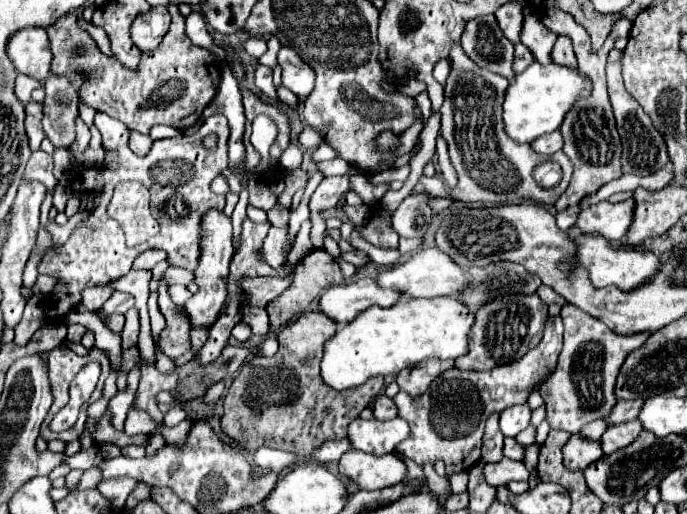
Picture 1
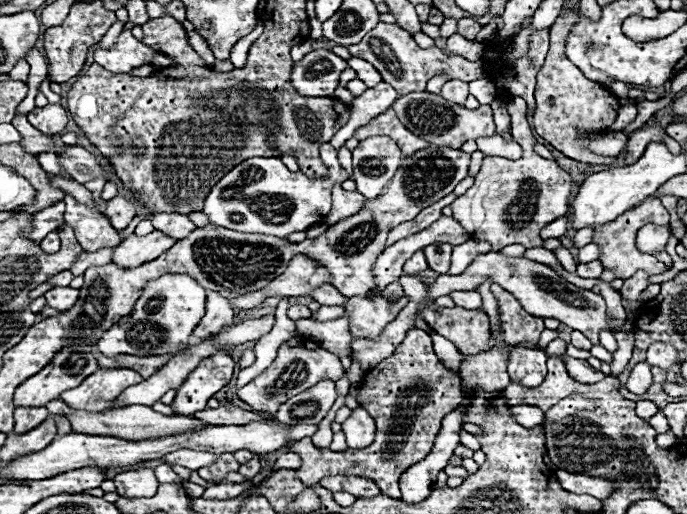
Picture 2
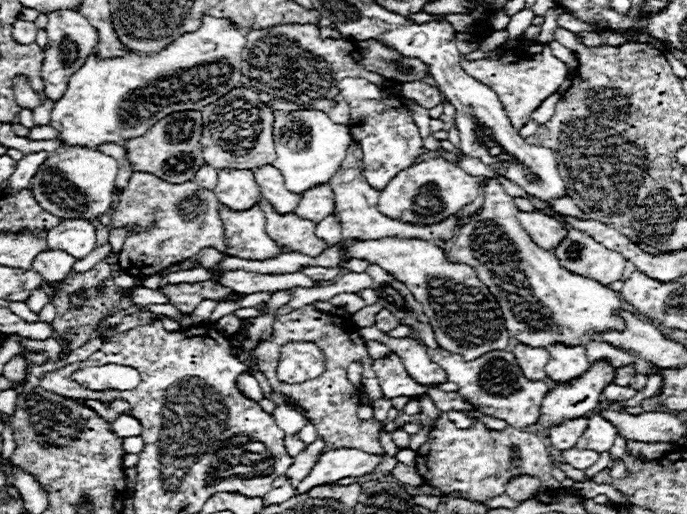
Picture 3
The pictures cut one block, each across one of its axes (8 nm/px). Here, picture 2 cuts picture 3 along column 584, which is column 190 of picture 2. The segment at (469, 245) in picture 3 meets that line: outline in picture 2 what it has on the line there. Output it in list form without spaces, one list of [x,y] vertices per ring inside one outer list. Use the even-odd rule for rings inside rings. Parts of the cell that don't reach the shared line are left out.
[[[164,274],[148,282],[130,318],[124,316],[116,326],[104,332],[104,336],[98,340],[98,350],[110,358],[118,354],[146,356],[178,352],[188,346],[192,330],[204,314],[204,302],[206,290],[198,286],[194,278],[188,274]]]

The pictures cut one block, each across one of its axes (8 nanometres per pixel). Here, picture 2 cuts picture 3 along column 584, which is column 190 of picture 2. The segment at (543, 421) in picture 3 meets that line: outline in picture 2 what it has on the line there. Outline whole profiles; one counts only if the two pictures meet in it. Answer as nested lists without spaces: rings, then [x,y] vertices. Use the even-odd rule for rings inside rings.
[[[218,350],[218,354],[212,354],[206,358],[206,362],[200,362],[198,368],[192,370],[190,378],[186,378],[184,386],[180,386],[176,392],[172,402],[176,414],[192,416],[194,412],[204,410],[206,402],[230,382],[232,372],[234,358],[226,350]]]

